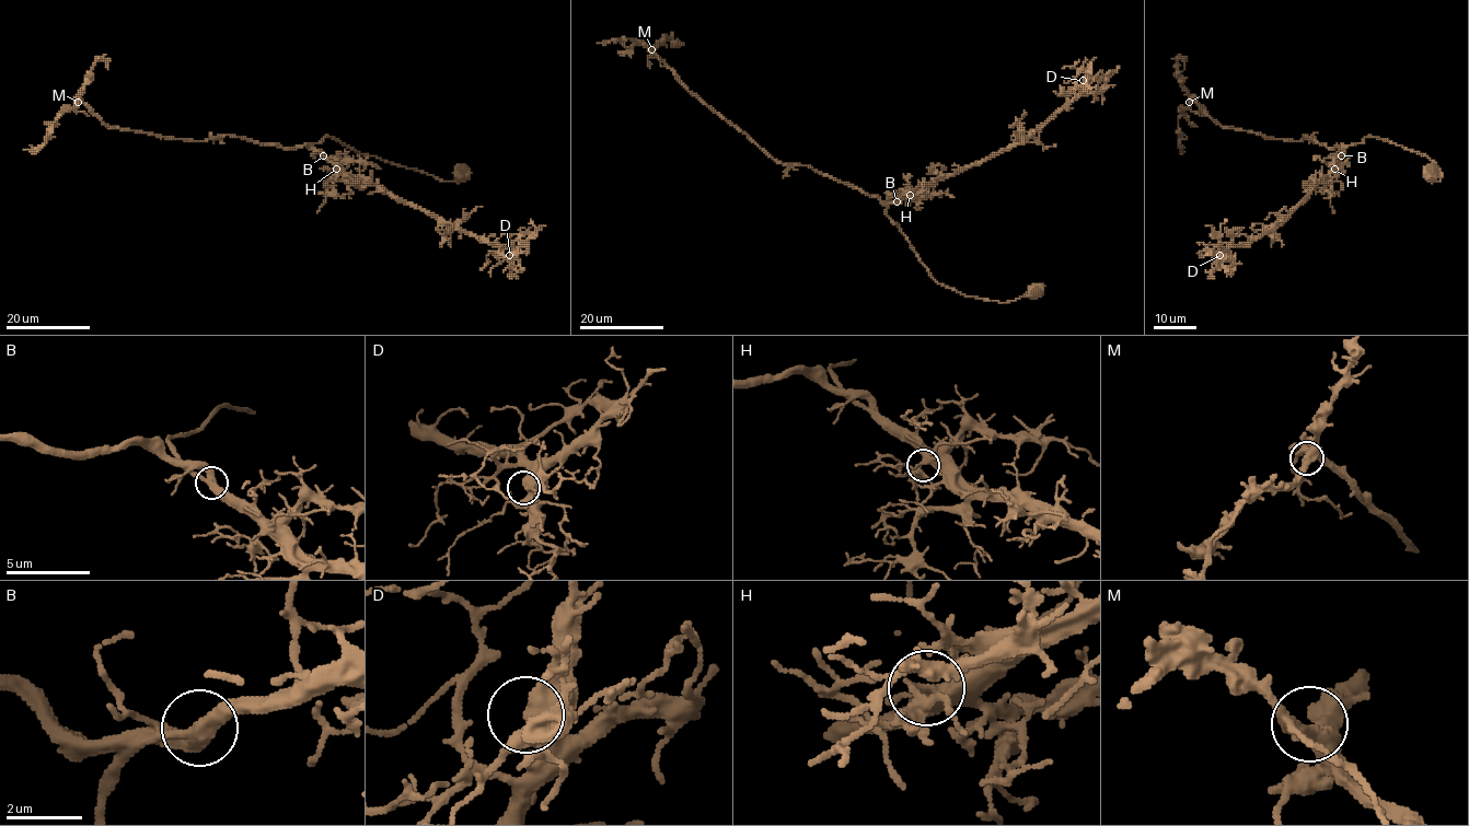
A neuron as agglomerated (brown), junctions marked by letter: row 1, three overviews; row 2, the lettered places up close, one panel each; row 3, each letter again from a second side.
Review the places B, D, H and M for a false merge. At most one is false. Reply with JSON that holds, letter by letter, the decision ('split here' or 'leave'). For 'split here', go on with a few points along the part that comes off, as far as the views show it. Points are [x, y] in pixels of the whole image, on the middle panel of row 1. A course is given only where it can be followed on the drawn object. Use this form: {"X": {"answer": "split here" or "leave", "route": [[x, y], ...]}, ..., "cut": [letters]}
{"B": {"answer": "leave"}, "D": {"answer": "leave"}, "H": {"answer": "leave"}, "M": {"answer": "leave"}, "cut": []}

